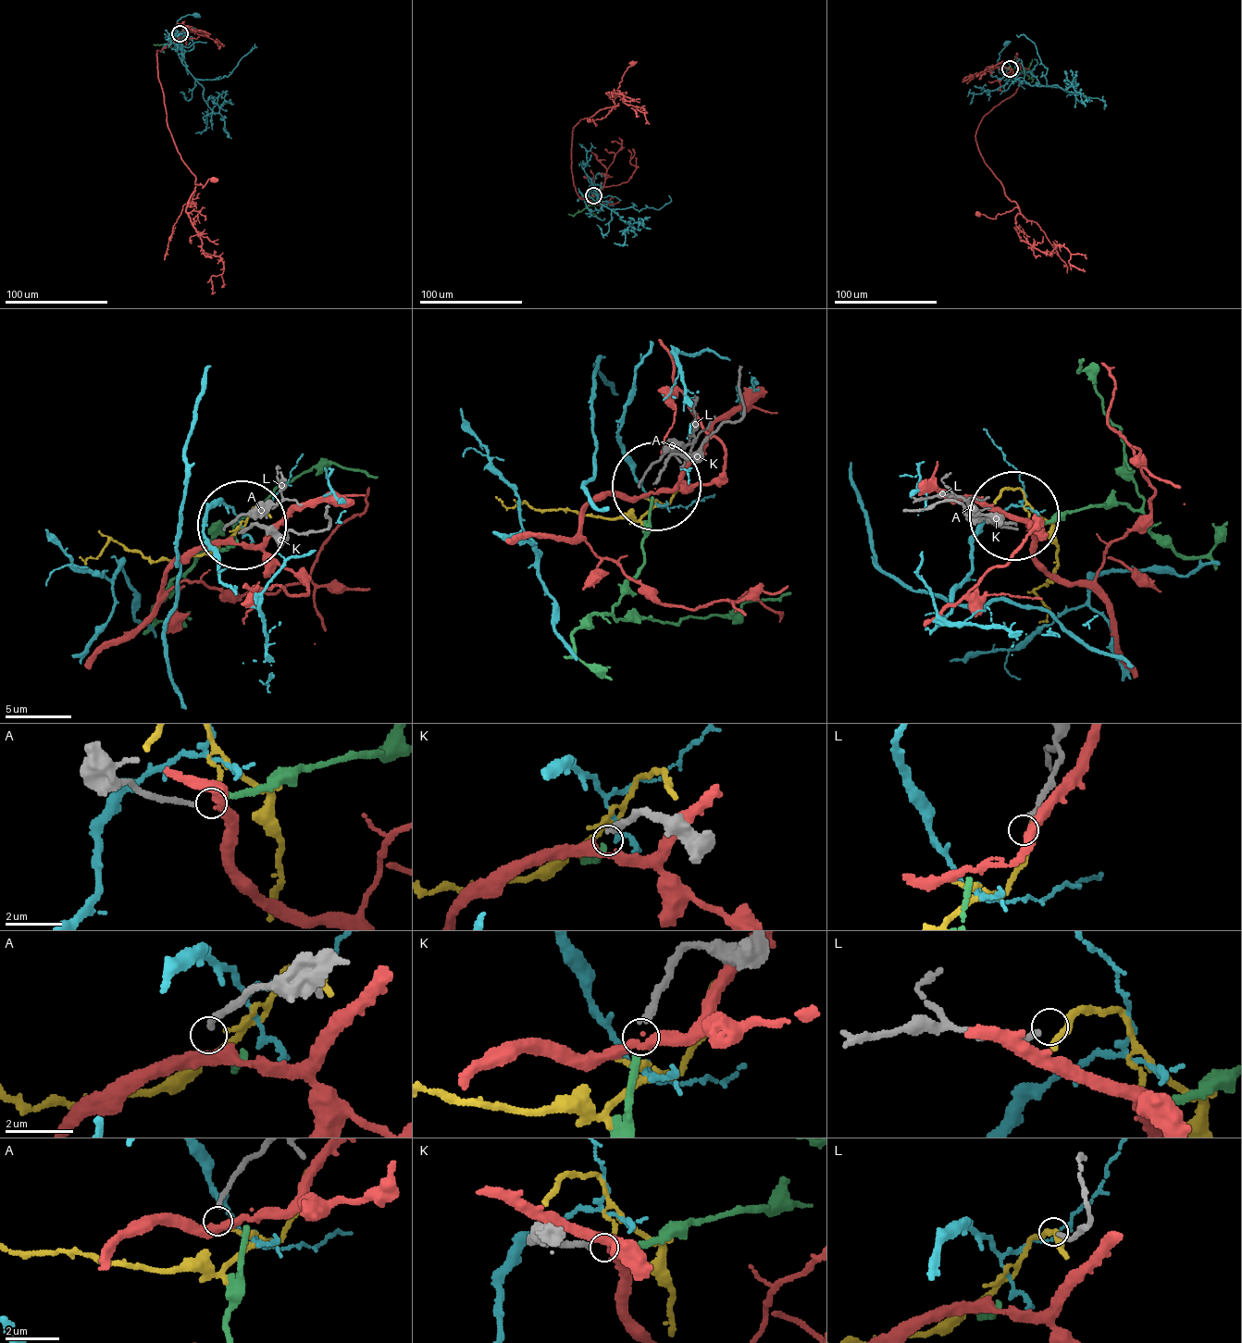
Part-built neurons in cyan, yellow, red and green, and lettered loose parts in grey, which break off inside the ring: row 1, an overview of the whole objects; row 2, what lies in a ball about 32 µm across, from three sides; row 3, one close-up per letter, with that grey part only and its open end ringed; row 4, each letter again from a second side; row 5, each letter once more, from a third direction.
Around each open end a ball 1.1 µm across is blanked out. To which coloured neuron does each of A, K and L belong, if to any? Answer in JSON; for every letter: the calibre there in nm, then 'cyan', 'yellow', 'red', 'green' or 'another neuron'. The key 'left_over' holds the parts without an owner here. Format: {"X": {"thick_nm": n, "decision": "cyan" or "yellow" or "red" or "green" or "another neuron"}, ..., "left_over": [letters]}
{"A": {"thick_nm": 170, "decision": "another neuron"}, "K": {"thick_nm": 220, "decision": "green"}, "L": {"thick_nm": 180, "decision": "another neuron"}, "left_over": ["A", "L"]}

